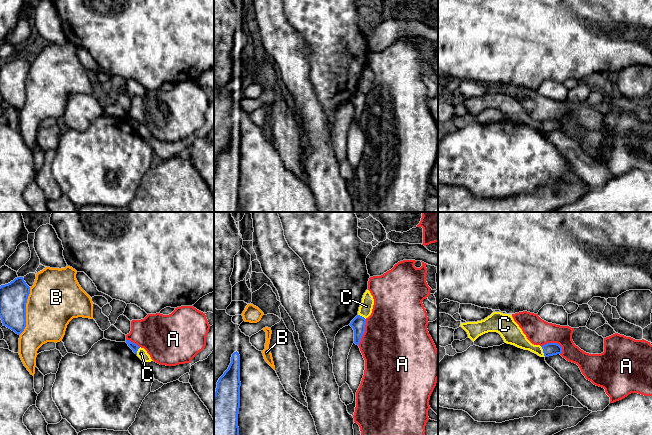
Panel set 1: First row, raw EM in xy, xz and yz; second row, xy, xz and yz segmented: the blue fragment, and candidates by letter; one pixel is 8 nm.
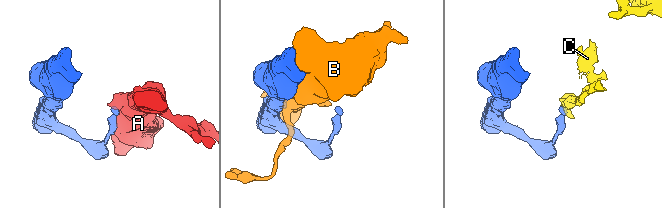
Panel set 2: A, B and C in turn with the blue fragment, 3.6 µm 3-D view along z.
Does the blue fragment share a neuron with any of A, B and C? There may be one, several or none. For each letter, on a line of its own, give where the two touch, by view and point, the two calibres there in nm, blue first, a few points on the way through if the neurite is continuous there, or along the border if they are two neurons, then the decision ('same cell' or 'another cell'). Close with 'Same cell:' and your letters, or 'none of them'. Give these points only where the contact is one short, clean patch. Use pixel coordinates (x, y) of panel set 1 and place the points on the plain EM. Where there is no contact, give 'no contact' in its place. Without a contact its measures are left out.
A: meets blue in yz at (554, 119); 110 nm thick on the blue side, 200 nm on the other; another cell
B: meets blue in xy at (25, 87); 220 nm thick on the blue side, 420 nm on the other; another cell
C: meets blue in yz at (543, 127); 110 nm thick on the blue side, 140 nm on the other; border along yz (540, 122), (545, 132); another cell
Same cell: none of them

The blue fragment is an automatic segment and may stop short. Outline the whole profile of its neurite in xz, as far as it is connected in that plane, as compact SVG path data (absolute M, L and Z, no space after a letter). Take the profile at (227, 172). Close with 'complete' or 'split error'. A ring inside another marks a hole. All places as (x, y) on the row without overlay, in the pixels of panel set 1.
M232 130L231 139L217 158L214 171L214 212L239 212L240 131Z; complete

